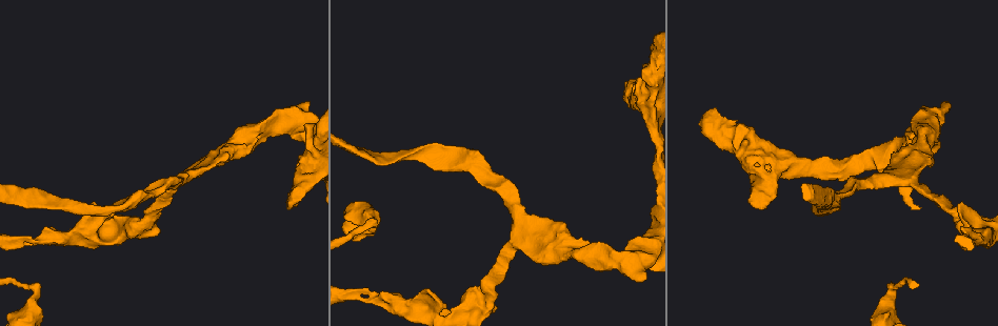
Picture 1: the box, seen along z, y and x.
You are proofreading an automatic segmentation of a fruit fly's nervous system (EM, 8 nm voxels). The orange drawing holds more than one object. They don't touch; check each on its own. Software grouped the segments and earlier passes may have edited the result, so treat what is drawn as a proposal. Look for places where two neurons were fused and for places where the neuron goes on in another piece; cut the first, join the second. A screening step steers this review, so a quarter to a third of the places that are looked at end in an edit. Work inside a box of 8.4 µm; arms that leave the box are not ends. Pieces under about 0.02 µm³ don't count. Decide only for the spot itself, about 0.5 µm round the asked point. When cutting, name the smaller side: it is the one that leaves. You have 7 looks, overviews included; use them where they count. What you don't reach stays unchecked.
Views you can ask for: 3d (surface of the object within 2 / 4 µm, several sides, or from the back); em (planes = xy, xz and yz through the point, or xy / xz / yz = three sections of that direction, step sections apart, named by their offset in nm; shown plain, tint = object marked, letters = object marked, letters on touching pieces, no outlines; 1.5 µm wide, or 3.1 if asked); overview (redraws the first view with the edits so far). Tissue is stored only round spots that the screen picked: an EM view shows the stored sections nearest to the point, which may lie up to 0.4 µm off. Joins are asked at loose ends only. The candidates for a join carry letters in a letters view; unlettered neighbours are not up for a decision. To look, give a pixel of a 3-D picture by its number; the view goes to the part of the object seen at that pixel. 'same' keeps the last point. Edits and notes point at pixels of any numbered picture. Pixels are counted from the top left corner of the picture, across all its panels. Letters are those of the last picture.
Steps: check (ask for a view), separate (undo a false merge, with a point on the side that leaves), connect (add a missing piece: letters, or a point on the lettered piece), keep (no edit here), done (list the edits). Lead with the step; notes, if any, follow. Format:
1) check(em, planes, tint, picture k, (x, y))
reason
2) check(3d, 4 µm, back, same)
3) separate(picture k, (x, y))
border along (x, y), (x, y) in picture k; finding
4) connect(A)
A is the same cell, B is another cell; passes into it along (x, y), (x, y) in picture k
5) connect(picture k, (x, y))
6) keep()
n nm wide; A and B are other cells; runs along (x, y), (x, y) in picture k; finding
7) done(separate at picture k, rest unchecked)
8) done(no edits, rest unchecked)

check(3d, 2 µm, picture 1, (495, 306))
branch stops here

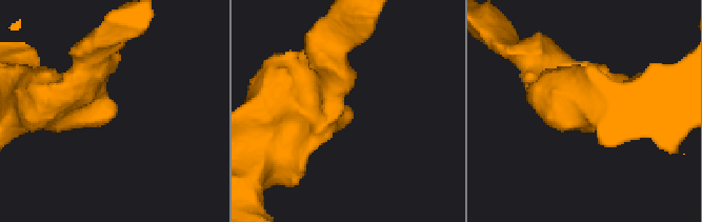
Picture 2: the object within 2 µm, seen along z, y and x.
check(em, planes, letters, picture 2, (348, 109))
need the tissue

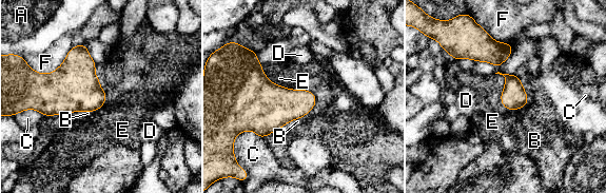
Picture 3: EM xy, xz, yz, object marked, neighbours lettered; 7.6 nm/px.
keep()
A, B, C, D, E and F are other cells; border along (500, 101), (510, 110), (523, 108) in picture 3; none of them fits

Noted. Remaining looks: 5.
check(3d, 2 µm, picture 1, (36, 291))
sharp bend

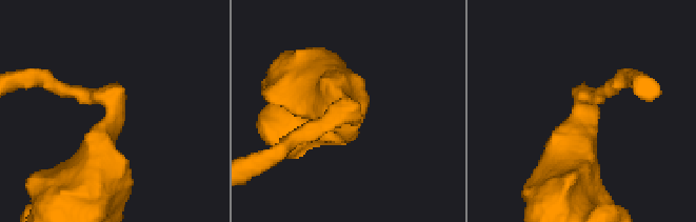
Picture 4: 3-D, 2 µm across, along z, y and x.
check(em, xy, step 4, tint, picture 4, (111, 115))
need the tissue

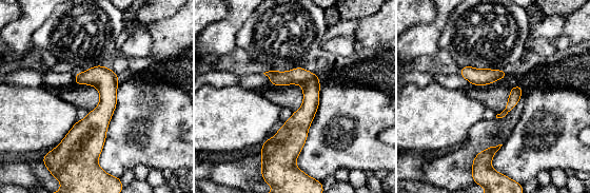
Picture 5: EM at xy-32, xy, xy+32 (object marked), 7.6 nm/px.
check(em, planes, letters, same)
cut it another way

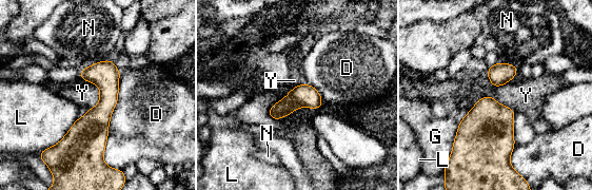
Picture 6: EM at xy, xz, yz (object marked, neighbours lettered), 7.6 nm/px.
keep()
180 nm wide; D, G, L, N and Y are other cells; border along (80, 78), (99, 90), (91, 109) in picture 6; one neuron here

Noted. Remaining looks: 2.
done(no edits, rest unchecked)

